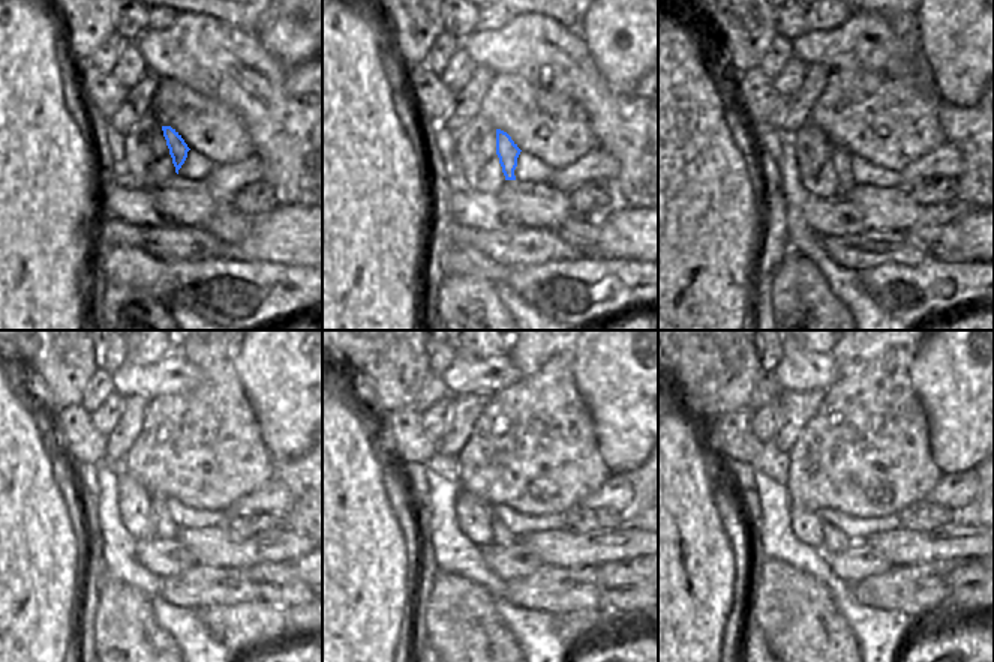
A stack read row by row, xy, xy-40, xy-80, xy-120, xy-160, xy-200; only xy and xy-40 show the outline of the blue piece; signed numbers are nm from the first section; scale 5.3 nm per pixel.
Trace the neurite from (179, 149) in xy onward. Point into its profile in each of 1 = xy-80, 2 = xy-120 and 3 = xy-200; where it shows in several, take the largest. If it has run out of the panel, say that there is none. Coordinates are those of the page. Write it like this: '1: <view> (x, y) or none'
1: xy-80 (841, 159)
2: xy-120 (165, 529)
3: xy-200 (834, 541)

